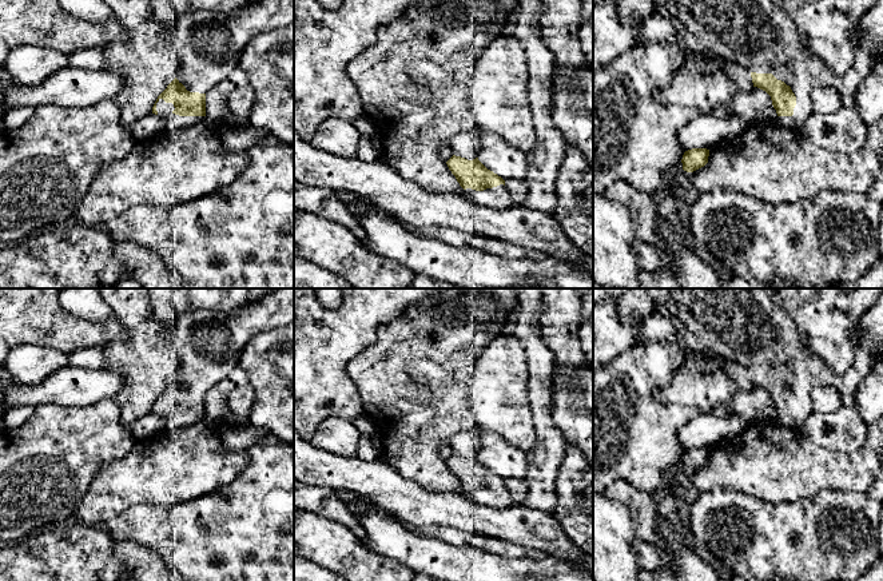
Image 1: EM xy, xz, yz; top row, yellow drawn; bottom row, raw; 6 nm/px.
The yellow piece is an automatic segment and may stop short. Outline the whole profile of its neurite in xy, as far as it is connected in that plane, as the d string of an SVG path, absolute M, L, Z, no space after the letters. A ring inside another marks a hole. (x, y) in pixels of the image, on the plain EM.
M277 288L231 314L207 309L187 311L176 321L168 341L179 359L176 377L158 395L152 413L164 419L167 430L178 430L200 421L206 415L206 393L239 366L240 354L248 341L263 331L293 322L294 288Z

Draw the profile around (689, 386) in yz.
M688 355L672 381L656 393L656 401L711 411L719 403L728 402L736 391L736 383L731 377L723 371L703 373Z

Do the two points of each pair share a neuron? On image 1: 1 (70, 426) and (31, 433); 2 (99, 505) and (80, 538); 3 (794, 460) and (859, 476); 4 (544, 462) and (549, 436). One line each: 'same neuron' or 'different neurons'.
1: same neuron
2: different neurons
3: same neuron
4: same neuron

